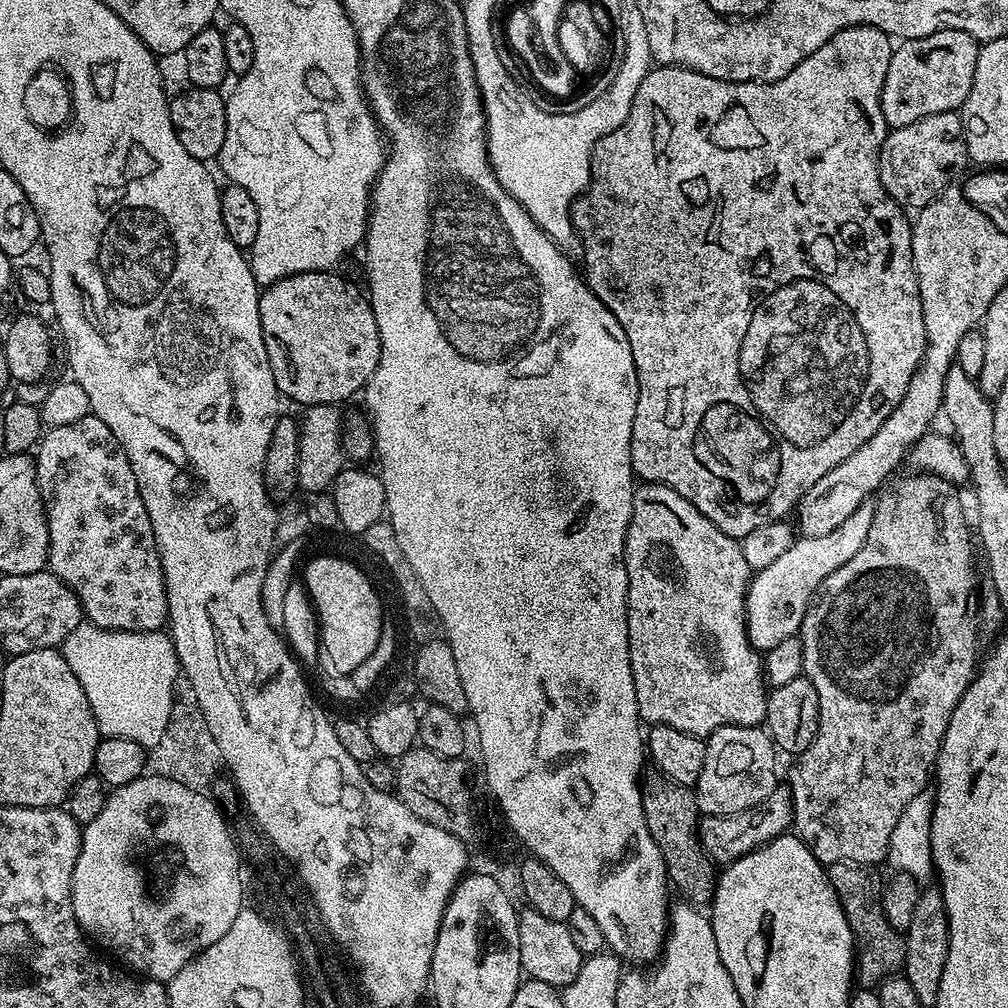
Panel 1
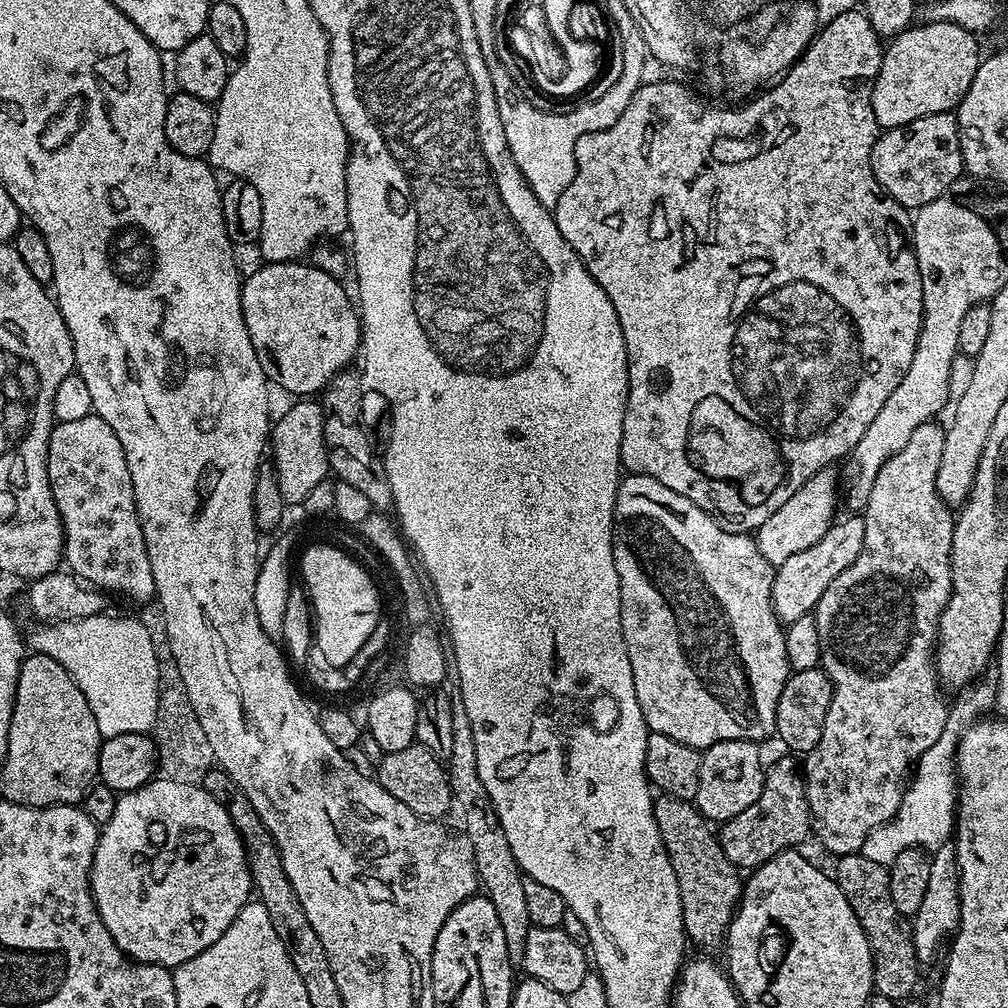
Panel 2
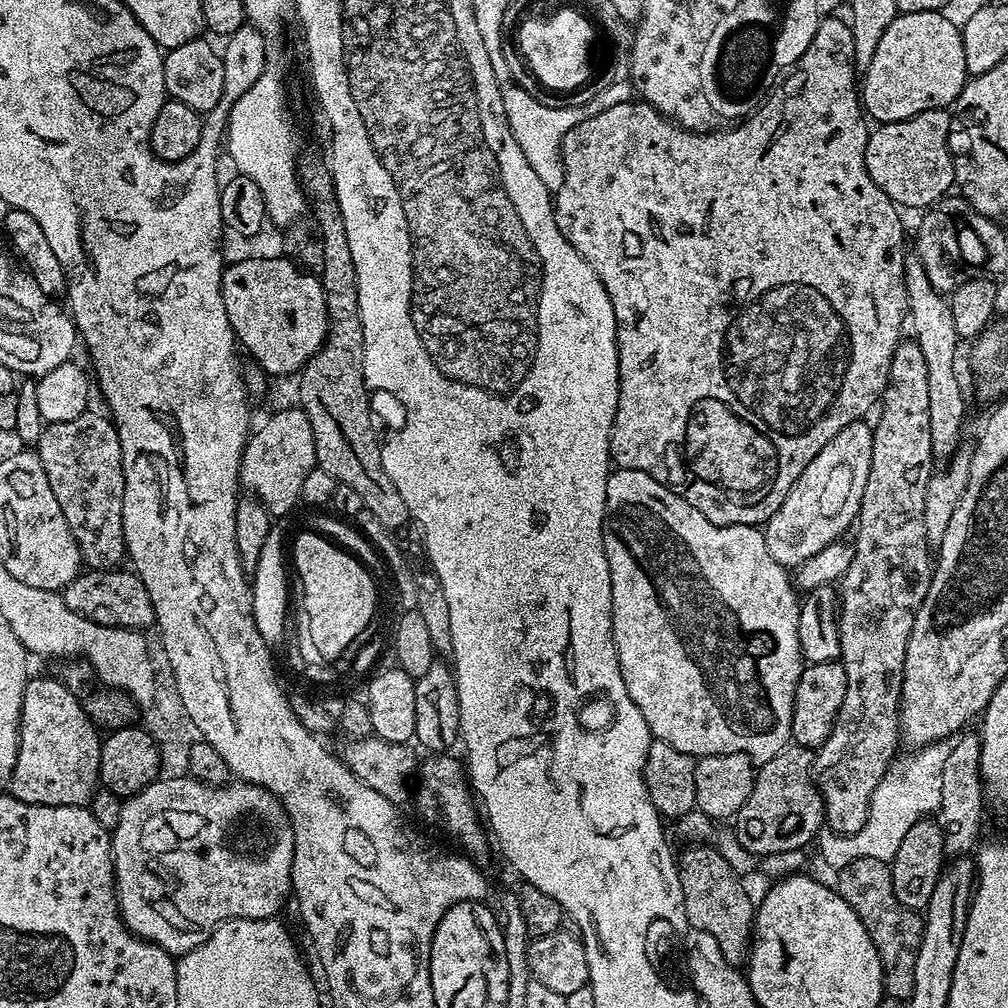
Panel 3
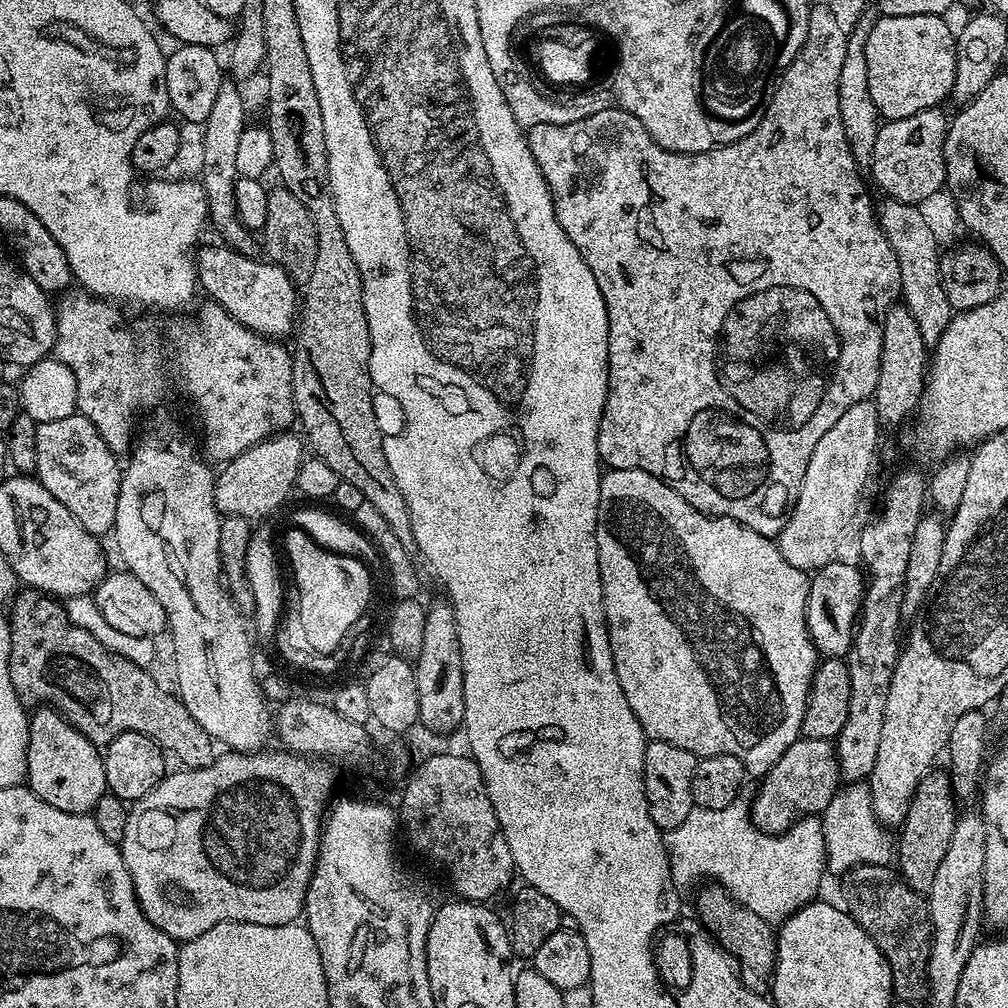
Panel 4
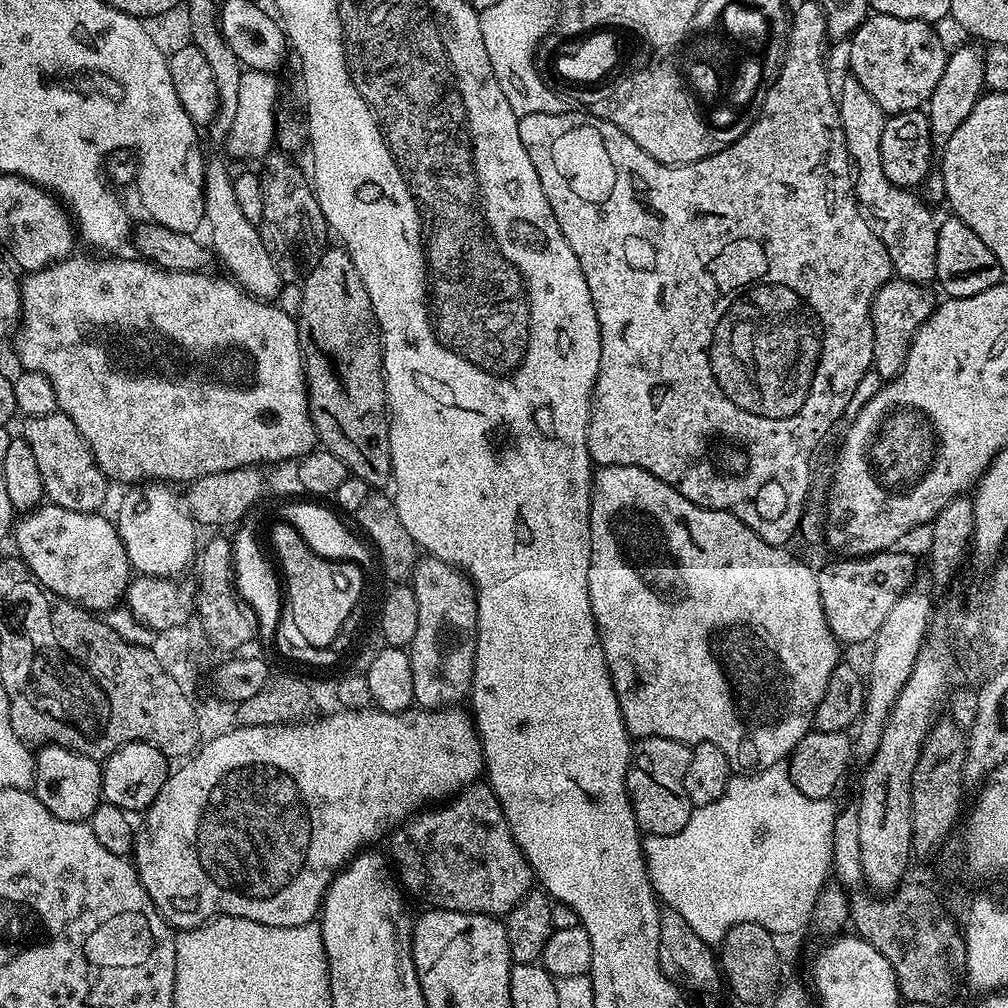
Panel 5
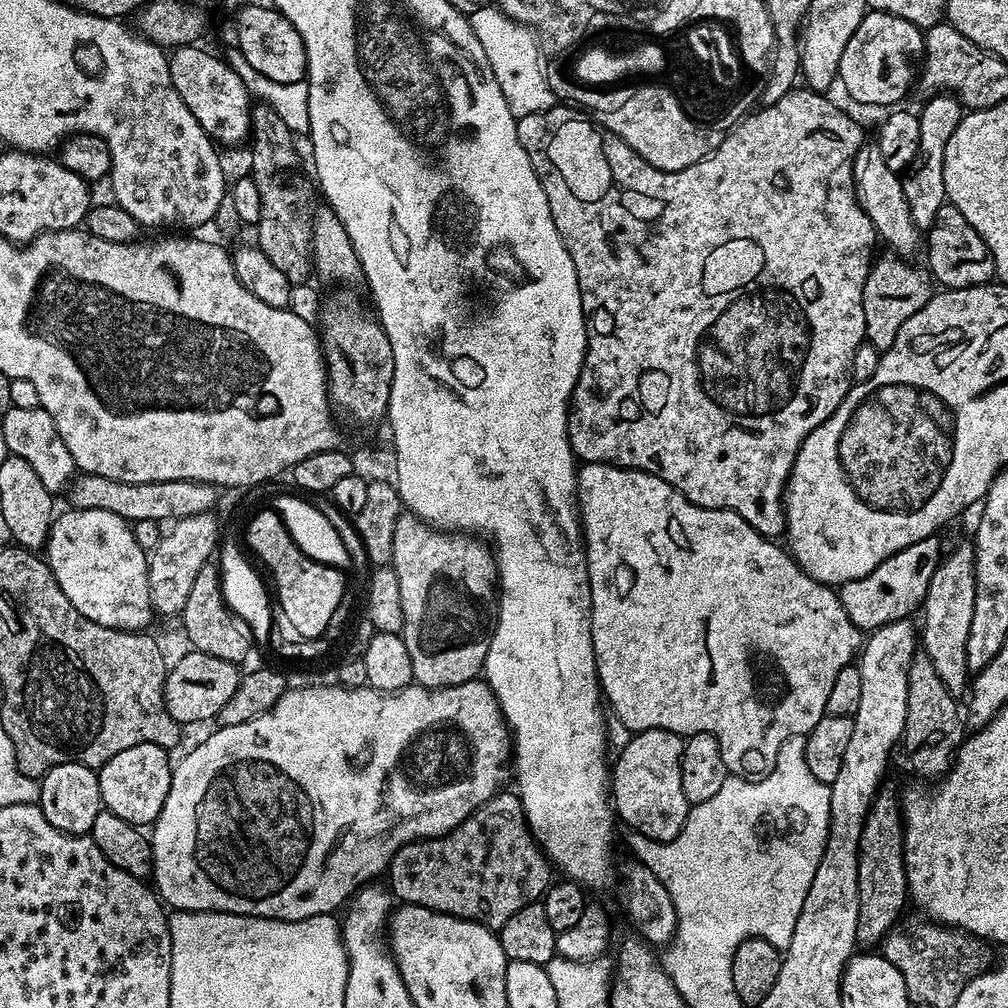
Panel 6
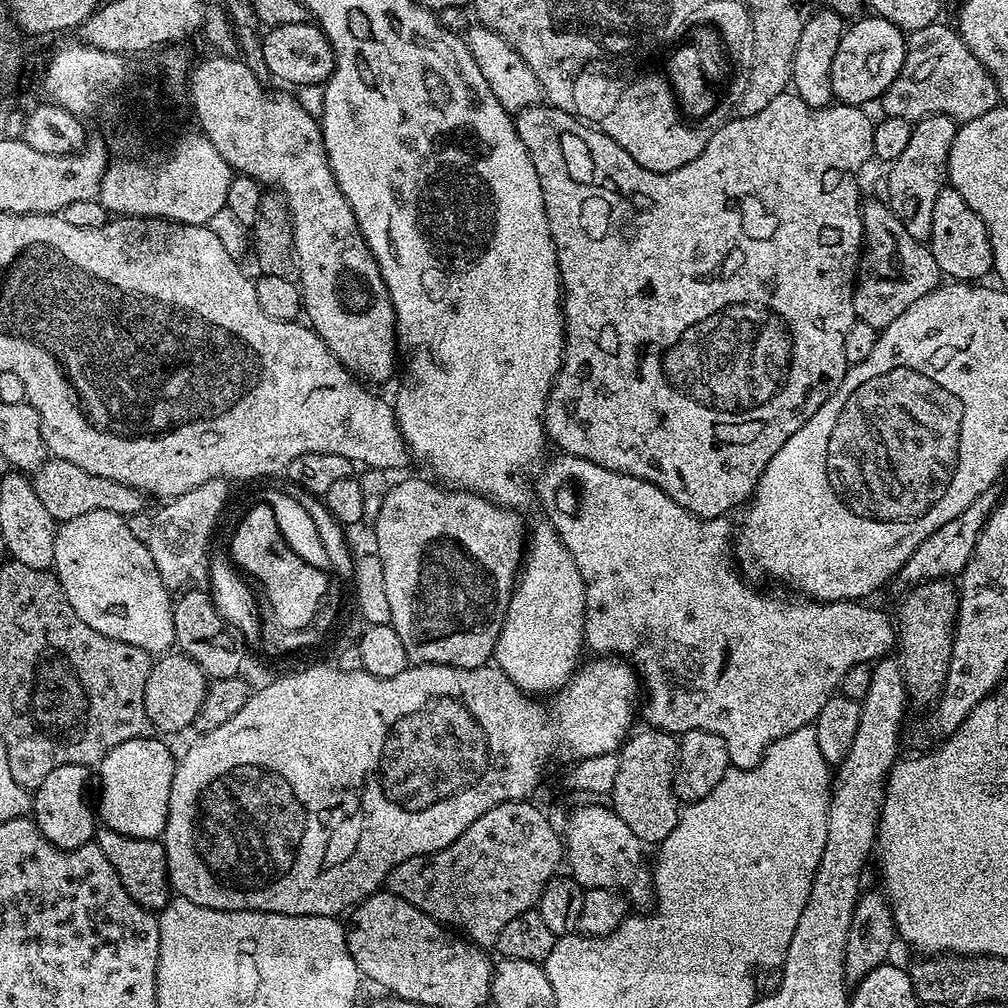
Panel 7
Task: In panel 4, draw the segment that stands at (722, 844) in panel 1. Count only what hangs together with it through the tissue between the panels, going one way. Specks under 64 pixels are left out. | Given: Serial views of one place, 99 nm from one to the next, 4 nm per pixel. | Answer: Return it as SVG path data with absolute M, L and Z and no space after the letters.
M818 738L796 740L790 750L786 750L786 754L782 754L782 758L774 762L768 775L759 784L760 793L751 797L750 811L752 825L761 832L787 832L788 827L800 817L823 814L826 806L830 806L830 798L834 798L836 789L842 784L835 743Z

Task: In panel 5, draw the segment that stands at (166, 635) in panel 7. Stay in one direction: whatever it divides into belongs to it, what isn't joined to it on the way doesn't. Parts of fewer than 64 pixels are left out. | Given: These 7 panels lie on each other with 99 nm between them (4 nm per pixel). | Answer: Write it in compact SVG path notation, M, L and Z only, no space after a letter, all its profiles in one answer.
M51 502L41 503L21 516L14 528L17 553L39 584L96 614L115 609L119 600L121 603L134 569L109 517L107 520L100 512L66 510Z

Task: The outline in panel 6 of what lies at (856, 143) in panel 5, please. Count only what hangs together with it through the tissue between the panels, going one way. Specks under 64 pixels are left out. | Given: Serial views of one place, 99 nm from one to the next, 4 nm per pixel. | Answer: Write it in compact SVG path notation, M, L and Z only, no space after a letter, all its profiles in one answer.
M865 142L856 151L852 163L852 181L856 187L856 201L860 209L870 218L877 237L889 244L891 251L901 258L911 257L916 247L921 247L922 232L916 227L914 218L910 218L910 208L906 206L906 196L901 177L882 162L882 154L875 142Z

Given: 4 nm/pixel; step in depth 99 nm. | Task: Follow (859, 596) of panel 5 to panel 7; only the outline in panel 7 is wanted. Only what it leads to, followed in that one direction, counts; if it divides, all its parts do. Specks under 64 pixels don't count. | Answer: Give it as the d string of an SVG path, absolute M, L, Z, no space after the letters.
M995 487L987 488L982 495L974 498L974 502L970 502L970 506L966 506L966 510L962 510L962 514L958 514L958 518L950 518L946 526L938 526L938 530L934 530L934 534L930 534L930 538L926 538L926 542L922 542L922 546L918 546L918 550L914 550L914 554L910 554L910 558L900 567L898 580L904 586L915 586L925 584L927 580L959 577L974 554L981 530L1002 499L1001 493L996 491Z

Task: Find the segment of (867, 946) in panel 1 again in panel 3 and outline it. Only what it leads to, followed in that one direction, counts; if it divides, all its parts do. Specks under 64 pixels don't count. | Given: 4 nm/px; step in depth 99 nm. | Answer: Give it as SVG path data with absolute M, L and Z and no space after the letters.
M854 858L854 862L839 868L835 876L836 891L846 906L858 914L862 926L866 926L866 934L870 934L870 942L874 942L874 950L878 950L884 971L884 995L907 1002L914 990L914 962L918 959L924 933L921 913L915 908L902 906L902 902L894 898L892 870L887 860Z

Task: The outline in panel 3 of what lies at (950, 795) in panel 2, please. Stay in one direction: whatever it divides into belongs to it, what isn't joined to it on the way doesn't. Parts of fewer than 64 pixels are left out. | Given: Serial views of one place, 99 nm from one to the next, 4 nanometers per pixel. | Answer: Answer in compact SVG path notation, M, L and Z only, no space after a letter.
M951 739L935 740L924 748L915 749L909 760L901 759L893 763L870 798L870 810L862 830L849 836L840 836L831 830L819 833L820 856L832 870L854 862L854 858L878 858L890 862L894 854L898 854L898 845L902 843L902 838L906 838L910 826L939 813L942 802L942 769L946 766L952 745Z

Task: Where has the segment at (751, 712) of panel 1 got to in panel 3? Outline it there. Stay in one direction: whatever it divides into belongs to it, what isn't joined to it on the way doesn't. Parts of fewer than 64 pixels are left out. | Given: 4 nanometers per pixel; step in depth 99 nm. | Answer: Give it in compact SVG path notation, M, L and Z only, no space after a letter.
M616 468L609 471L606 482L604 549L606 562L610 562L612 637L614 650L618 654L618 666L626 682L626 691L630 693L630 698L634 698L634 706L642 710L642 718L646 718L646 726L653 737L674 746L674 750L682 750L682 754L697 758L741 752L749 756L756 766L770 762L770 758L789 747L792 739L794 690L806 663L798 642L798 618L802 600L789 569L774 562L770 550L766 550L763 531L750 524L711 524L701 512L690 506L690 502L674 494L662 482L650 478L650 474L642 470Z

